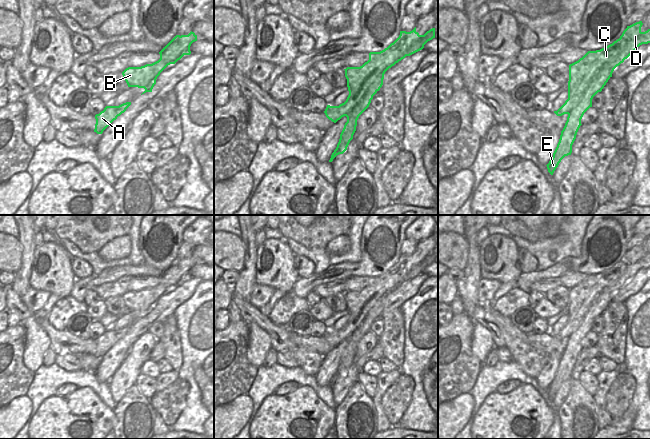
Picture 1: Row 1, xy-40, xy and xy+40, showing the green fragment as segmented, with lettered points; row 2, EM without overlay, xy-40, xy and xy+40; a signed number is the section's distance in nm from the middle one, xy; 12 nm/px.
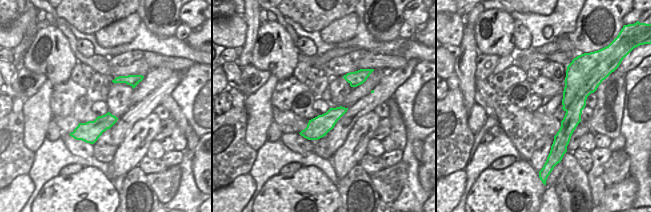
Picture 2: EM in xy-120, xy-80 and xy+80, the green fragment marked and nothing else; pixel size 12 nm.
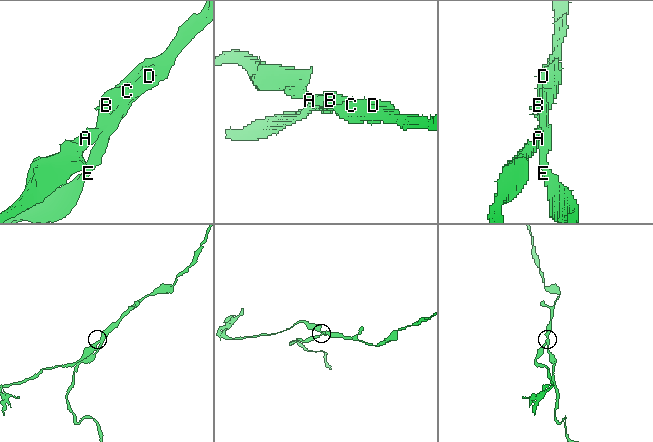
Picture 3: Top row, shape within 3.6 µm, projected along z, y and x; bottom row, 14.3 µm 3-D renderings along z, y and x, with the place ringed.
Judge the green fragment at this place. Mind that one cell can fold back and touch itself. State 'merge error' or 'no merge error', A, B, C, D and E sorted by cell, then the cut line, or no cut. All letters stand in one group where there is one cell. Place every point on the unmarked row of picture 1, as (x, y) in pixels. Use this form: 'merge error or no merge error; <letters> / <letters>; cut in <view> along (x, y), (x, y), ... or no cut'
merge error; A / B C D E; cut in xy+40 along (569, 308), (574, 312), (580, 322), (580, 326), (568, 338)

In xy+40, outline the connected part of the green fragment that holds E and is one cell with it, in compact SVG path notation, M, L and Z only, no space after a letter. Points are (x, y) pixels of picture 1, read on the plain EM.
M642 245L636 246L623 255L619 263L612 268L596 275L588 275L578 285L569 289L568 309L573 310L578 320L581 322L580 327L568 338L567 345L561 355L560 363L553 377L552 383L546 389L548 396L553 399L561 384L572 377L572 369L576 363L577 356L580 352L581 343L584 337L592 331L592 323L601 316L608 304L612 301L614 293L624 286L634 277L637 271L642 268L650 267L650 253L645 256L641 255Z

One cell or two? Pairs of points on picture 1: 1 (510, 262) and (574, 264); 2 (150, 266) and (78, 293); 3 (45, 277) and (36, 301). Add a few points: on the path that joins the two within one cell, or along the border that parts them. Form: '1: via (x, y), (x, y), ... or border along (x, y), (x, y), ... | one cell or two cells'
1: border along (522, 273), (516, 281) | two cells
2: via (132, 271), (119, 271), (96, 280) | one cell
3: border along (30, 286), (36, 289), (48, 290), (51, 293) | two cells

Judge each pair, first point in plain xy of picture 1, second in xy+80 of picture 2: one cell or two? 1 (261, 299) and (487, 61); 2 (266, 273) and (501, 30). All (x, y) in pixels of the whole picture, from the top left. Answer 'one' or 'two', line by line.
1: one
2: one

